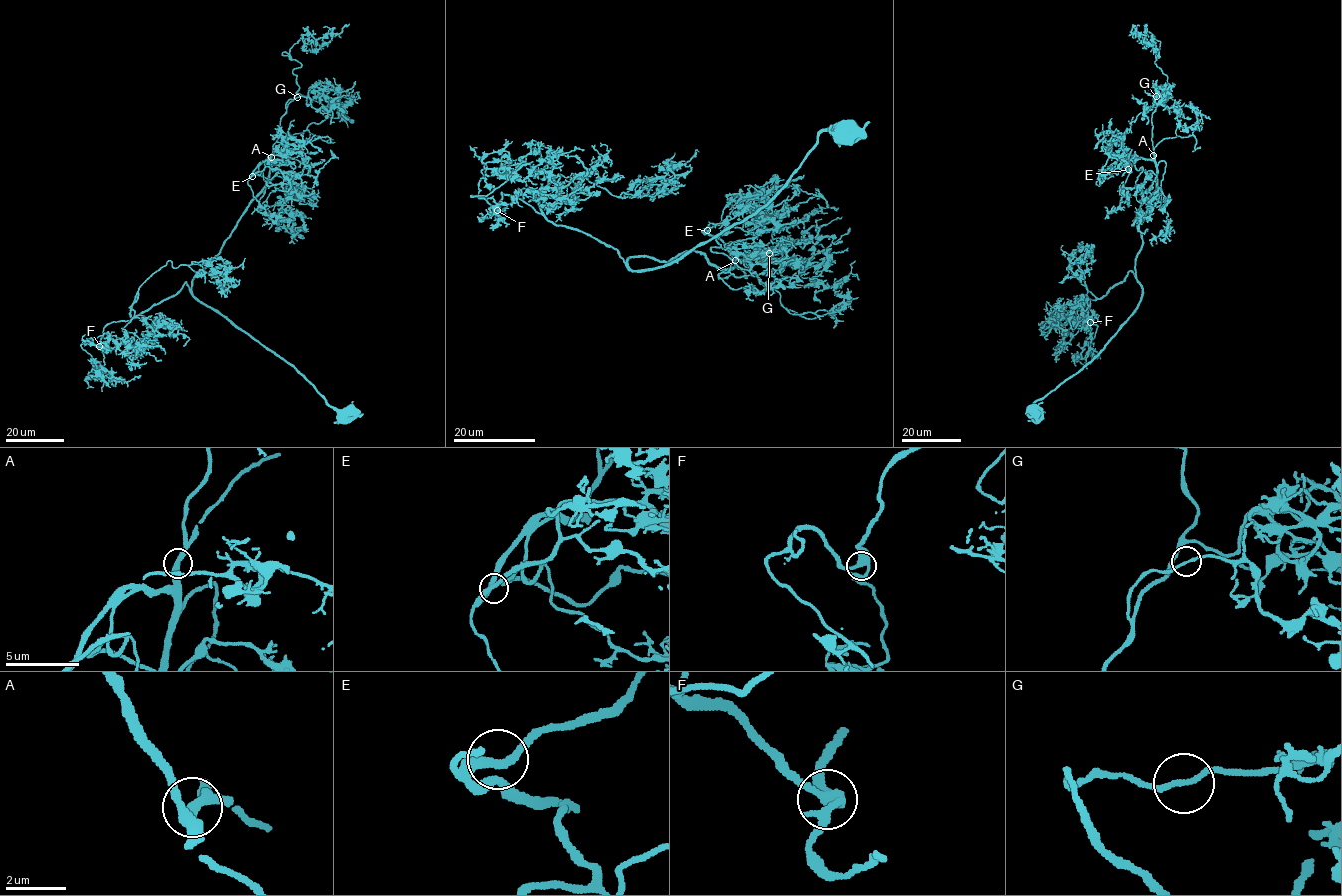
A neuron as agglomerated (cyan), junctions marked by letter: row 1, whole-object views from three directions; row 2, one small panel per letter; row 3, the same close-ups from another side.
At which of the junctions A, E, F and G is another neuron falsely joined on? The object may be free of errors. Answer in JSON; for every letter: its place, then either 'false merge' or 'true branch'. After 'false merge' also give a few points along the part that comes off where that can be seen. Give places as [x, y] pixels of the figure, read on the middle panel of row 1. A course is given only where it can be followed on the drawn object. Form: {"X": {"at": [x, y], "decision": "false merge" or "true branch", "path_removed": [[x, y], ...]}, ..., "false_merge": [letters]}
{"A": {"at": [735, 260], "decision": "true branch"}, "E": {"at": [707, 230], "decision": "true branch"}, "F": {"at": [497, 210], "decision": "true branch"}, "G": {"at": [769, 253], "decision": "true branch"}, "false_merge": []}

